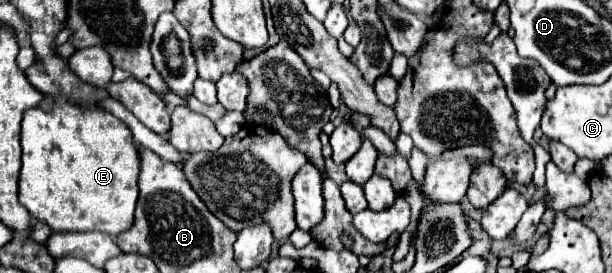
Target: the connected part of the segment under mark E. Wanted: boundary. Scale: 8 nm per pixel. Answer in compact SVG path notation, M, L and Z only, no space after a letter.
M66 100L62 102L52 102L52 106L46 110L46 106L36 106L26 110L24 120L22 120L22 134L20 134L20 142L22 142L22 170L20 170L20 204L30 212L32 218L48 224L52 228L52 232L104 232L110 236L118 236L122 232L126 232L132 224L134 224L134 213L136 207L136 198L138 198L138 170L140 170L140 156L138 156L138 148L132 140L132 132L128 130L128 126L118 120L116 116L112 116L110 112L100 112L100 110L86 110L80 108L76 104L70 104Z

